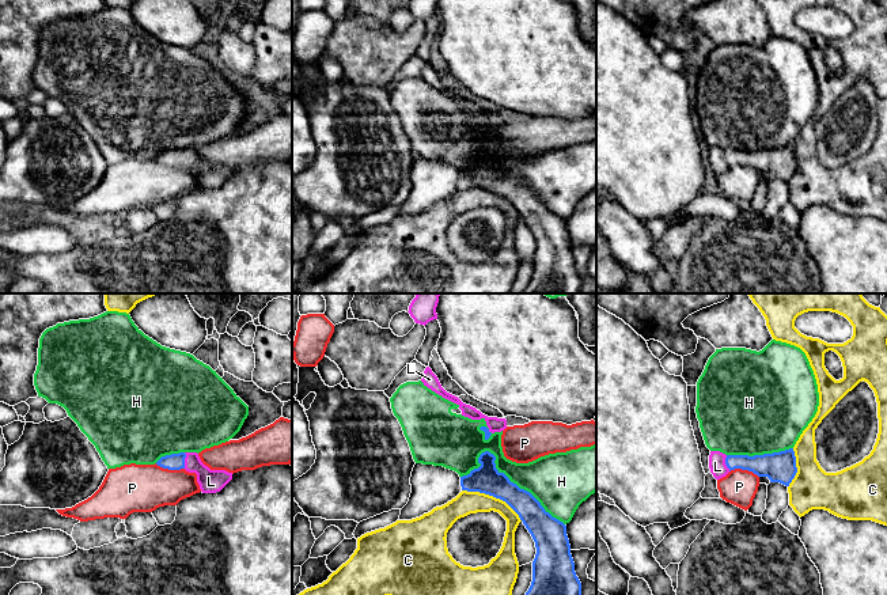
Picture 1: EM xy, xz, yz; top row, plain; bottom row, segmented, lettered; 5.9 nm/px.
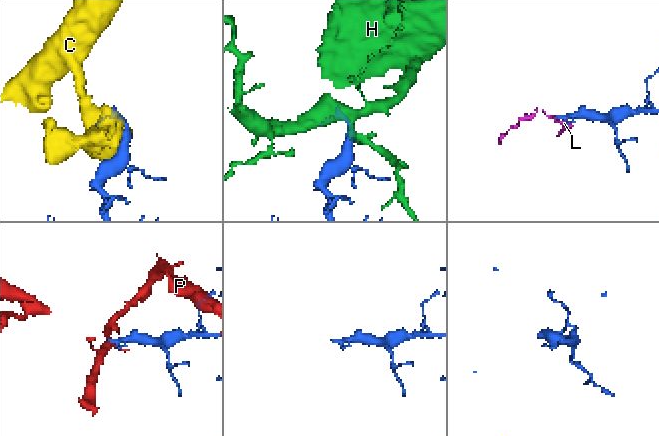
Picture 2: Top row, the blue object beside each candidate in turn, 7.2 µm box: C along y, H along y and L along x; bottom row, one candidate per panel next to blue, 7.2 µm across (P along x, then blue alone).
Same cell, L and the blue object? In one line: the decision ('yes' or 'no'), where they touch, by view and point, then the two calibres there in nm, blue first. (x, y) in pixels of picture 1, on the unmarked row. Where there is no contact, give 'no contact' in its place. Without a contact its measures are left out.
yes; contact xy (184, 156); calibres 100 and 140 nm

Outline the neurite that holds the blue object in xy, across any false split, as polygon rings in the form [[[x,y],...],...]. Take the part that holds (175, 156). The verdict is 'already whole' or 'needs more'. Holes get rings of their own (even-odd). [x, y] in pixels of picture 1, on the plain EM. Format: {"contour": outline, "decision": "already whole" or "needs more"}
{"contour": [[[197,148],[166,151],[162,152],[156,160],[168,166],[185,164],[189,168],[196,168],[202,189],[220,187],[232,175],[232,168],[225,166],[211,166],[205,162]]], "decision": "needs more"}

